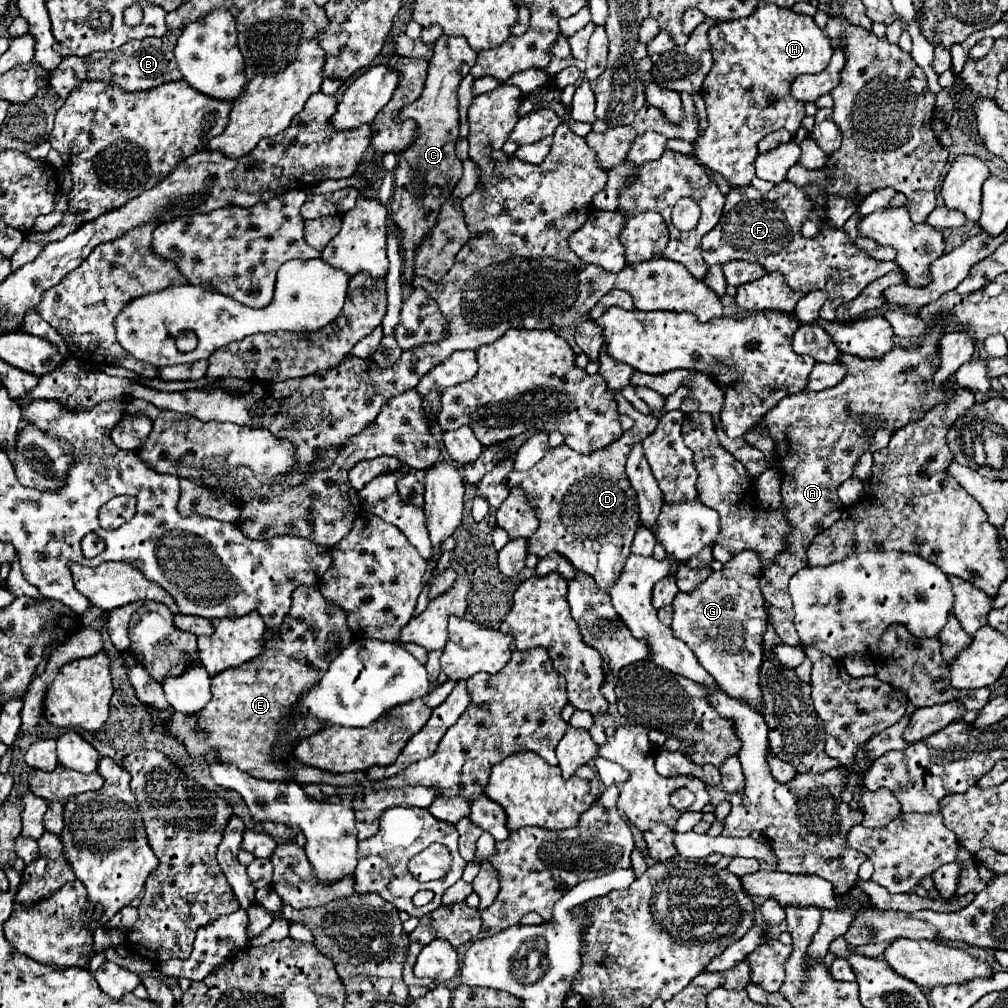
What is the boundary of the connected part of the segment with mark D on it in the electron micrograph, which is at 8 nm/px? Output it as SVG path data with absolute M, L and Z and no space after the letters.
M632 405L630 417L634 419L634 427L624 431L622 437L608 447L582 455L566 445L558 445L530 471L510 471L506 475L508 487L518 485L528 493L530 505L536 509L540 521L536 533L528 539L528 553L538 557L546 557L552 551L566 555L576 569L592 575L598 589L606 593L620 577L640 525L636 491L630 487L624 465L632 447L650 435L658 423L656 417L642 415Z

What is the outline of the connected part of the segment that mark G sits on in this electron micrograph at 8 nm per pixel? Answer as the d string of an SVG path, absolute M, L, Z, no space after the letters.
M752 551L738 553L722 571L712 571L710 579L692 591L690 595L678 593L672 601L674 637L682 639L698 657L700 665L714 677L714 681L736 699L748 699L752 707L760 711L760 687L758 687L758 663L762 663L762 635L766 631L766 613L764 613L764 597L760 593L760 563Z

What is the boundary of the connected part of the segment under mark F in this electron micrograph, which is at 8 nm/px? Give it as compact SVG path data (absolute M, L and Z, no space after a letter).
M788 181L774 185L774 189L768 193L762 193L752 185L734 187L726 195L726 205L718 225L702 239L702 257L708 265L724 265L734 259L760 263L768 273L782 273L792 291L810 293L824 289L828 293L828 300L821 308L819 317L834 321L838 305L852 301L878 277L890 271L900 271L900 265L872 259L850 243L842 229L824 227L824 231L814 239L804 239L800 227L806 221L808 211L810 201L806 195L802 195L802 191L798 191L798 187L794 187L794 183Z

